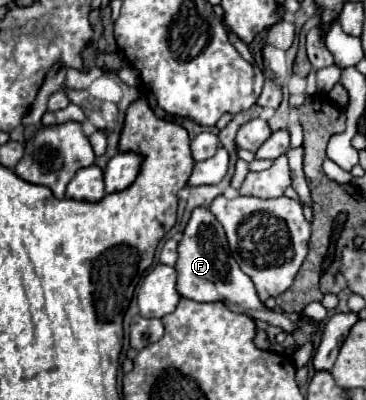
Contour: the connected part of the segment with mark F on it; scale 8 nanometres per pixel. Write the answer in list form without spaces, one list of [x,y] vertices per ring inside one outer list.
[[[195,208],[191,214],[191,220],[183,232],[183,238],[177,248],[177,292],[183,298],[195,300],[195,302],[223,302],[227,308],[239,314],[247,314],[255,320],[263,320],[271,326],[279,326],[285,332],[295,332],[299,326],[297,322],[289,320],[283,312],[275,312],[265,308],[265,304],[259,300],[253,280],[239,268],[235,258],[231,256],[223,226],[215,220],[215,216],[209,212],[209,208]]]

